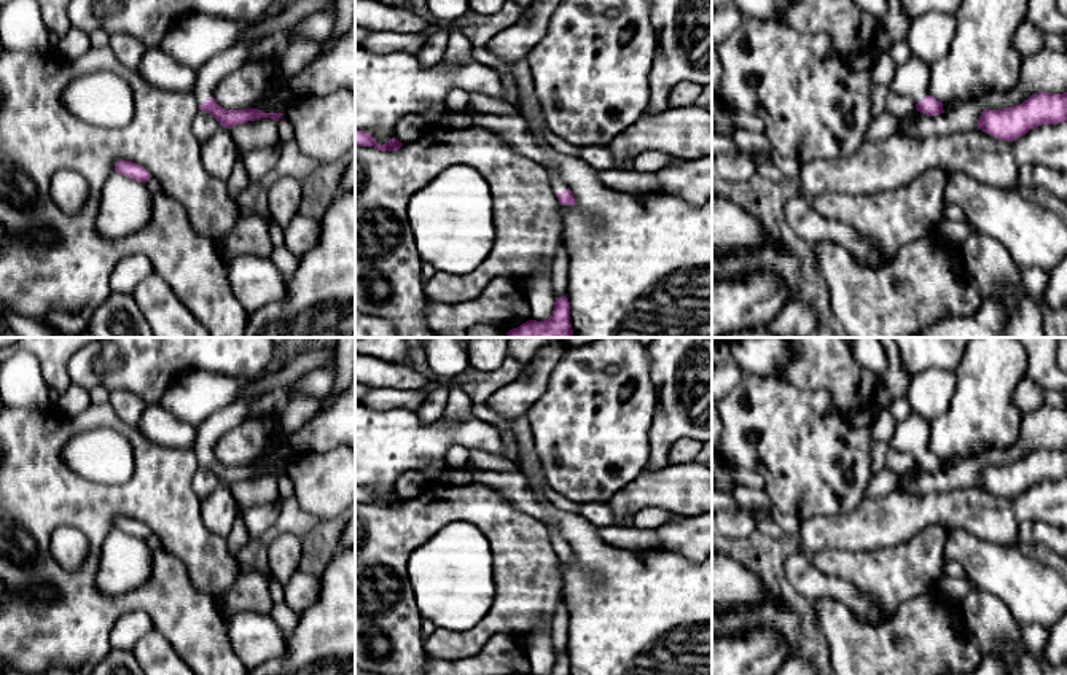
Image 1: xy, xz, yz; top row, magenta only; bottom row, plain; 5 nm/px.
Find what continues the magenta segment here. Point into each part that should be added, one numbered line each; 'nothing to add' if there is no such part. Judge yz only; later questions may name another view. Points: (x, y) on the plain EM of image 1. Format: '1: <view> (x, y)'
1: yz (911, 435)

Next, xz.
1: xz (558, 542)

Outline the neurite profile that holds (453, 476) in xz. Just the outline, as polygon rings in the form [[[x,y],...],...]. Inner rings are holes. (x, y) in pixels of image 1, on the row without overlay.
[[[446,468],[446,471],[441,476],[441,484],[451,484],[451,486],[465,486],[473,481],[471,471],[467,468],[455,470],[455,468]]]

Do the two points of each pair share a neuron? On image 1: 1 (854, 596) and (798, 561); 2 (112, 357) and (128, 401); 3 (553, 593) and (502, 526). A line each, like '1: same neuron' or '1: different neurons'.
1: same neuron
2: different neurons
3: same neuron

